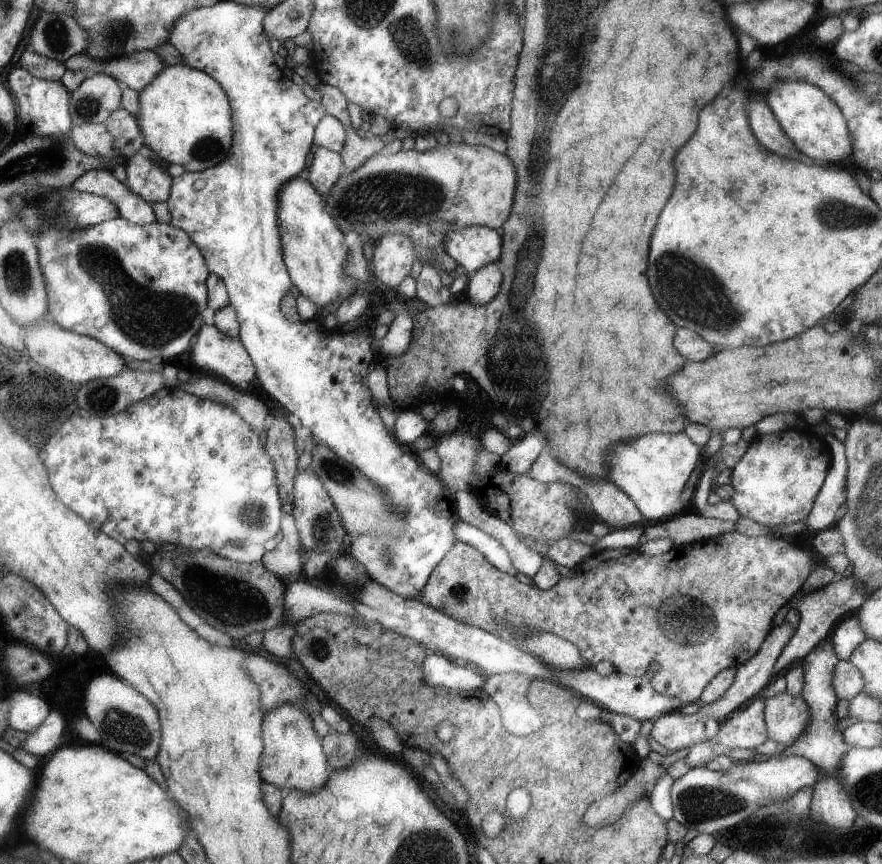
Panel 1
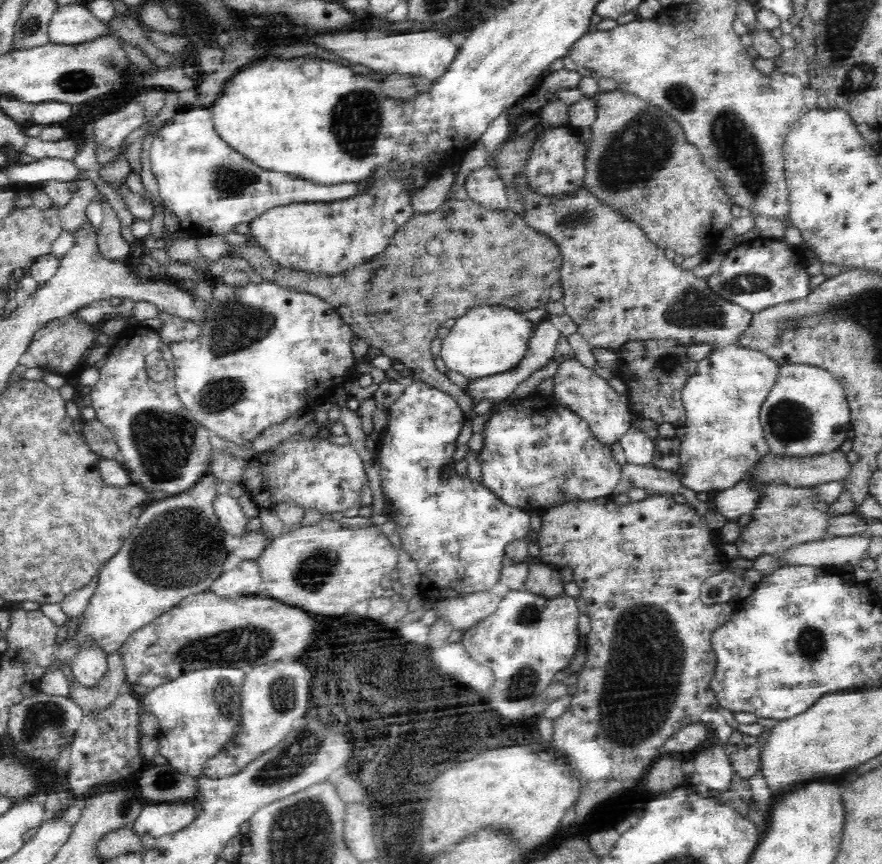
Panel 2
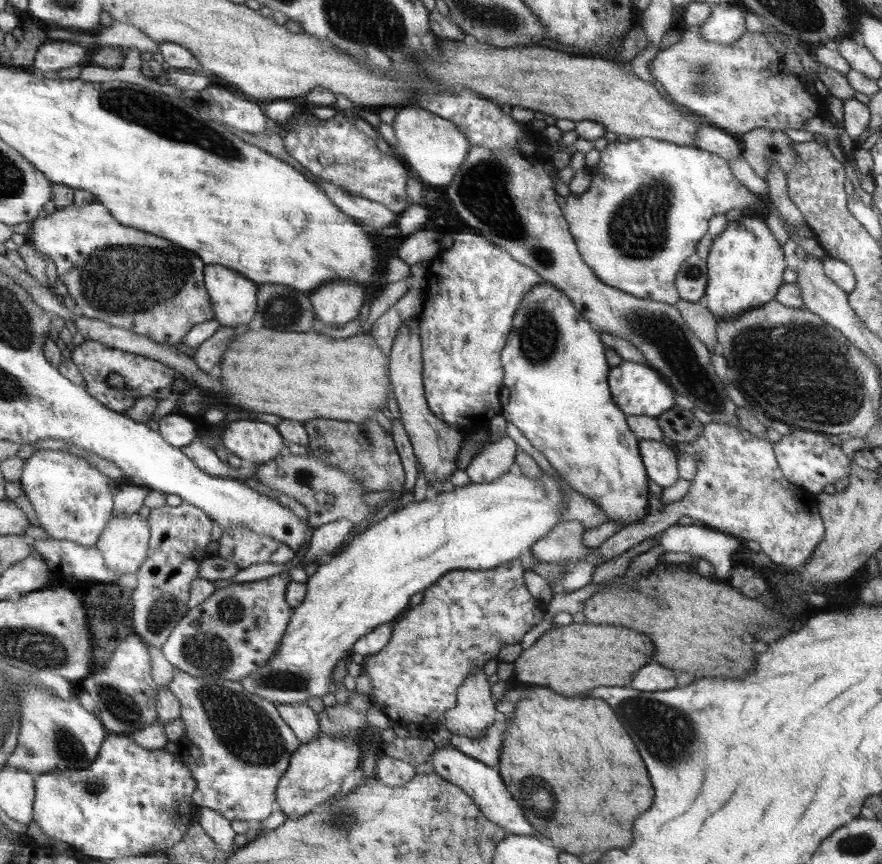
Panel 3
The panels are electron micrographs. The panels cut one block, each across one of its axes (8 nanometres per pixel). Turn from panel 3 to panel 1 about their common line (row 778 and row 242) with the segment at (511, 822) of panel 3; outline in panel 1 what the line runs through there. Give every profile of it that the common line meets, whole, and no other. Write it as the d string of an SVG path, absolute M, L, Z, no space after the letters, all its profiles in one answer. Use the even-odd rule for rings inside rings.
M460 226L444 234L444 250L461 270L471 276L478 268L499 261L503 238L496 229Z

